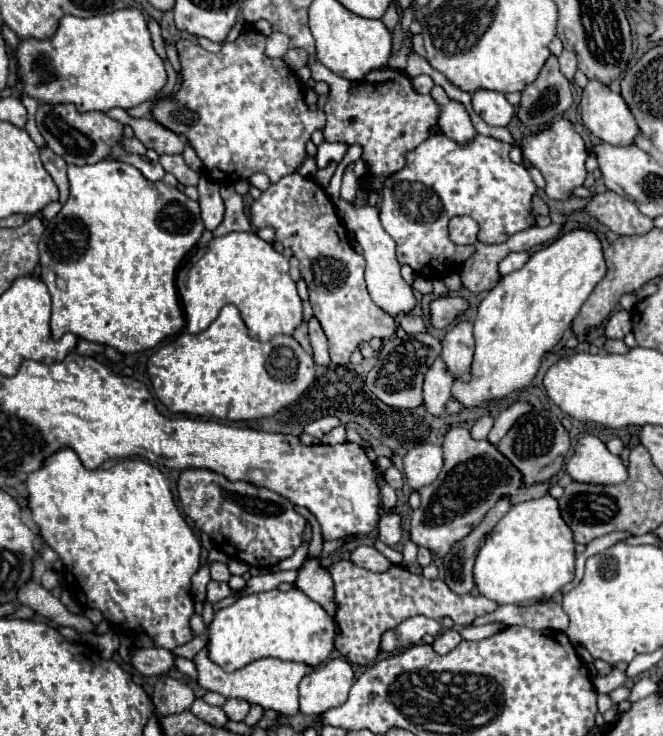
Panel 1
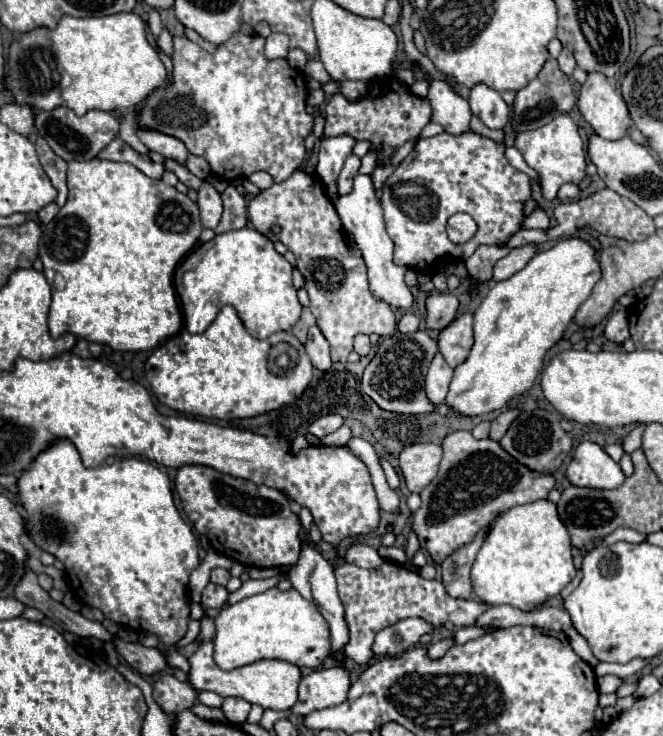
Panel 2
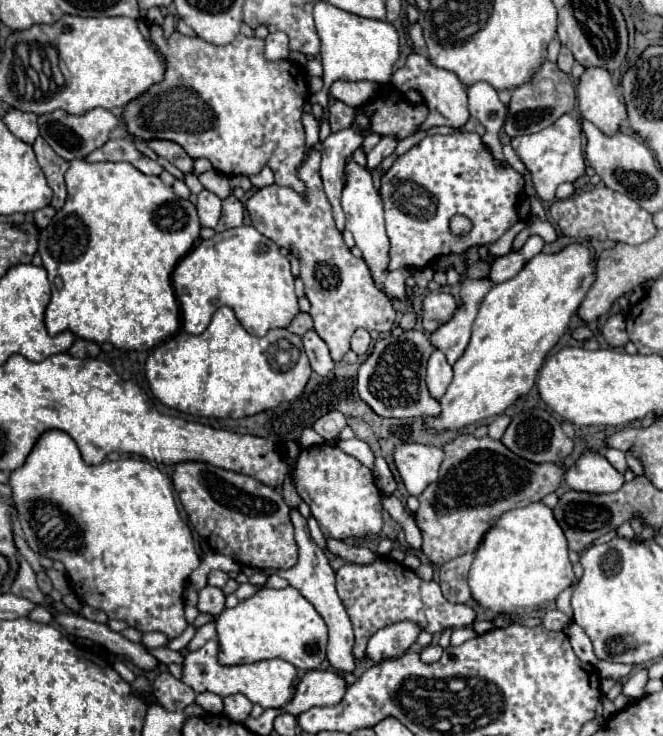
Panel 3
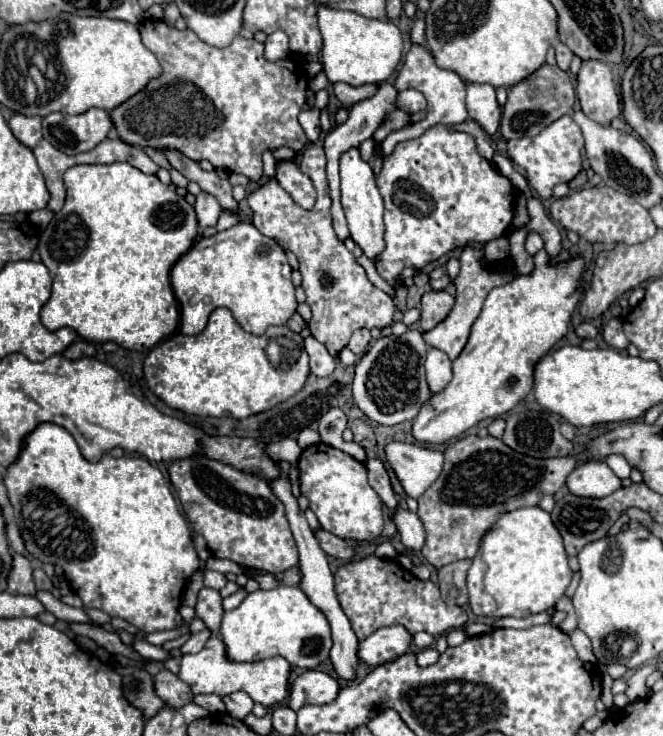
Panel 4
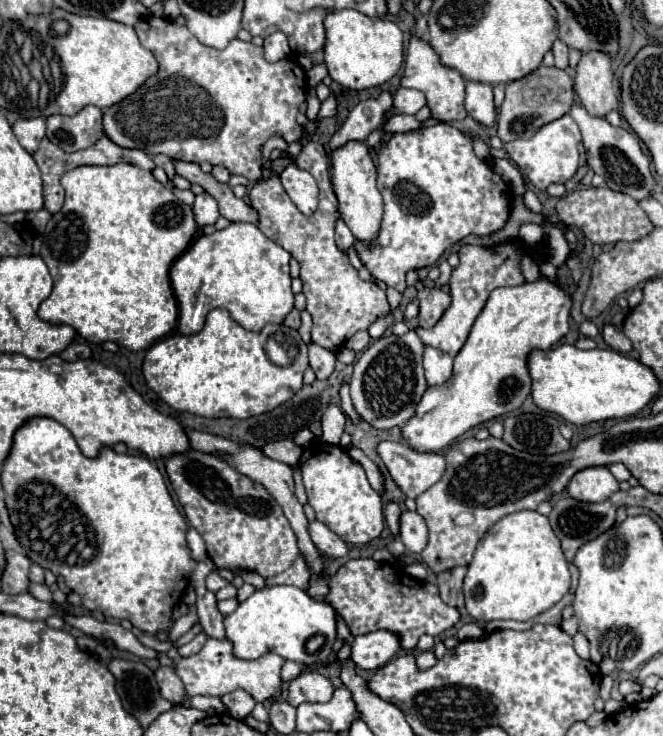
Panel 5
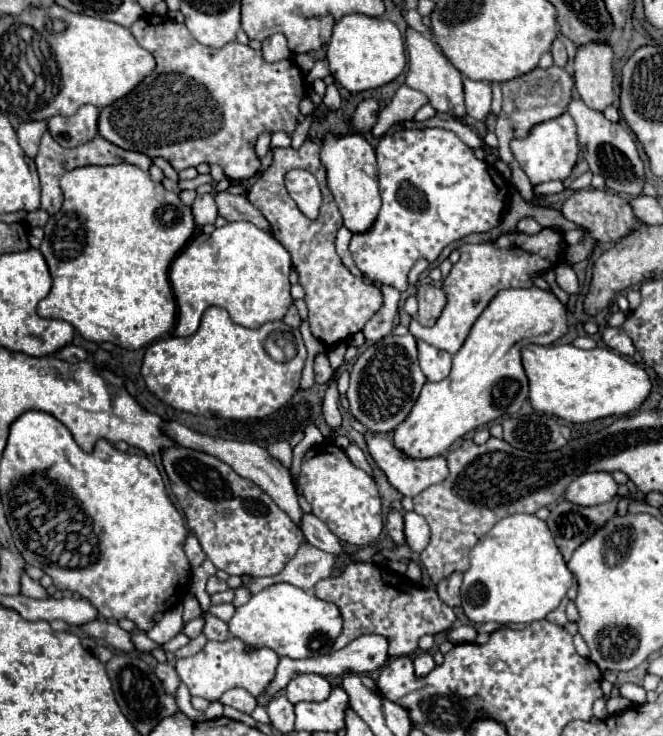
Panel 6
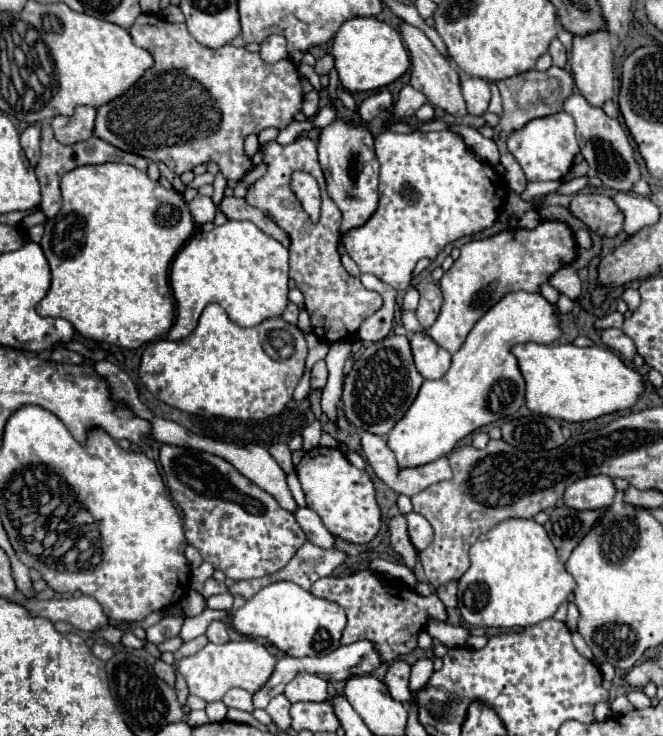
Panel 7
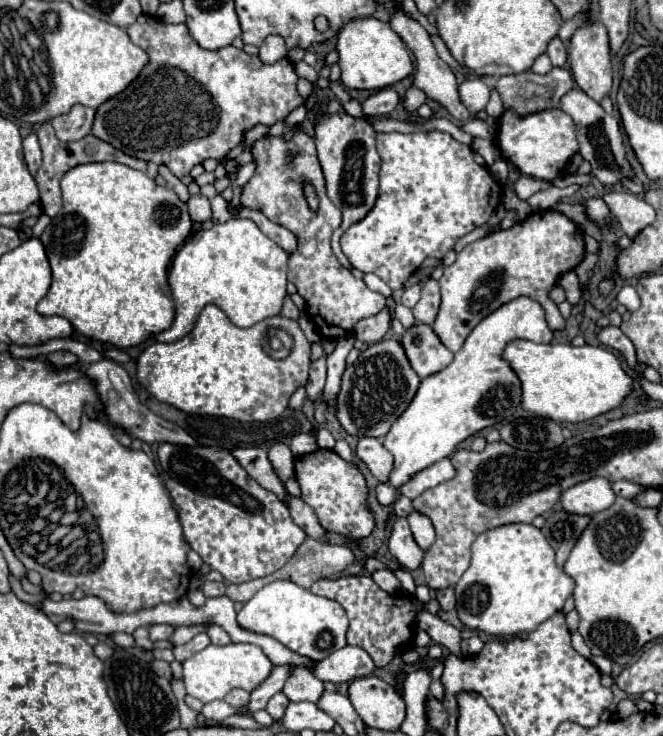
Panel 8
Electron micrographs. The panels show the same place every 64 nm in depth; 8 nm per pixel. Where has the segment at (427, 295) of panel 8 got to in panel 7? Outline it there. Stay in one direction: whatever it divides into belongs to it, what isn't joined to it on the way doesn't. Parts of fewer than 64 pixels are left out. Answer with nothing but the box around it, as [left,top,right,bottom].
[416,282,442,328]

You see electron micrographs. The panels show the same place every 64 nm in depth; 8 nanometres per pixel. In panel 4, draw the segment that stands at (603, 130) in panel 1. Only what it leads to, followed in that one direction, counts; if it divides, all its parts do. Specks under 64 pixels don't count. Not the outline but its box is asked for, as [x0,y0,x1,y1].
[576,60,620,124]

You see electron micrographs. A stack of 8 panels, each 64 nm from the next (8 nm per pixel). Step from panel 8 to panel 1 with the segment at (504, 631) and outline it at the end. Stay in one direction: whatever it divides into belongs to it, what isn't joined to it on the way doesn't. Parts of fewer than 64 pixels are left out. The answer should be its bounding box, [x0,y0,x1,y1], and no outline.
[474,494,574,606]

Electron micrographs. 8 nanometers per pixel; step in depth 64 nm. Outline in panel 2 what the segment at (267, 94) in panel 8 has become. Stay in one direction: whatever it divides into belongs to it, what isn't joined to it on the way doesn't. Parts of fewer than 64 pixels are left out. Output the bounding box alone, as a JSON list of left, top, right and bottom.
[136,32,314,182]

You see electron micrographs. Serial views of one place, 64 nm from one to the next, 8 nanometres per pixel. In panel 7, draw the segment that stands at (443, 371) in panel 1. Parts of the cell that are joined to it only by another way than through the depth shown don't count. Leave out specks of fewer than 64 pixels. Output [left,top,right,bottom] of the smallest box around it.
[408,332,452,378]

